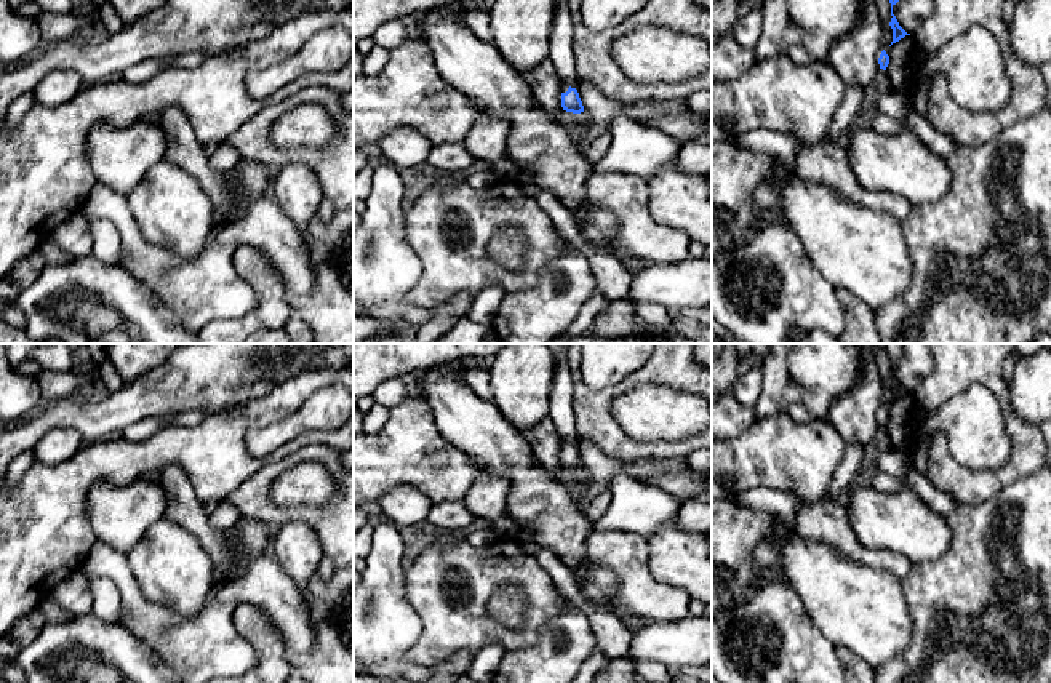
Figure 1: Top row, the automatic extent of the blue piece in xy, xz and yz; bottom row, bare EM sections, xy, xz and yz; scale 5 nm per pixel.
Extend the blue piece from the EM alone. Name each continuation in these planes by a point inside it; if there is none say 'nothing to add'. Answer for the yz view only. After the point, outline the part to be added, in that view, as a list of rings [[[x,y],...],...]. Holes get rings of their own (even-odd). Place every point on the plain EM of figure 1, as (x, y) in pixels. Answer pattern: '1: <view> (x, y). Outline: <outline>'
nothing to add

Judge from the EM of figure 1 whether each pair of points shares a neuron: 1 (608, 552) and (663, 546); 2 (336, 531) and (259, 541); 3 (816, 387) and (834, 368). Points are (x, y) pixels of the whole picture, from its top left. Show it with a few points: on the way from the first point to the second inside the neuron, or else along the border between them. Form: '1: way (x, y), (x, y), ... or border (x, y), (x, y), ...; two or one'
1: border (647, 539), (648, 570), (656, 579), (664, 583); two
2: border (240, 515), (261, 519), (274, 528); two
3: way (821, 383), (829, 373); one

